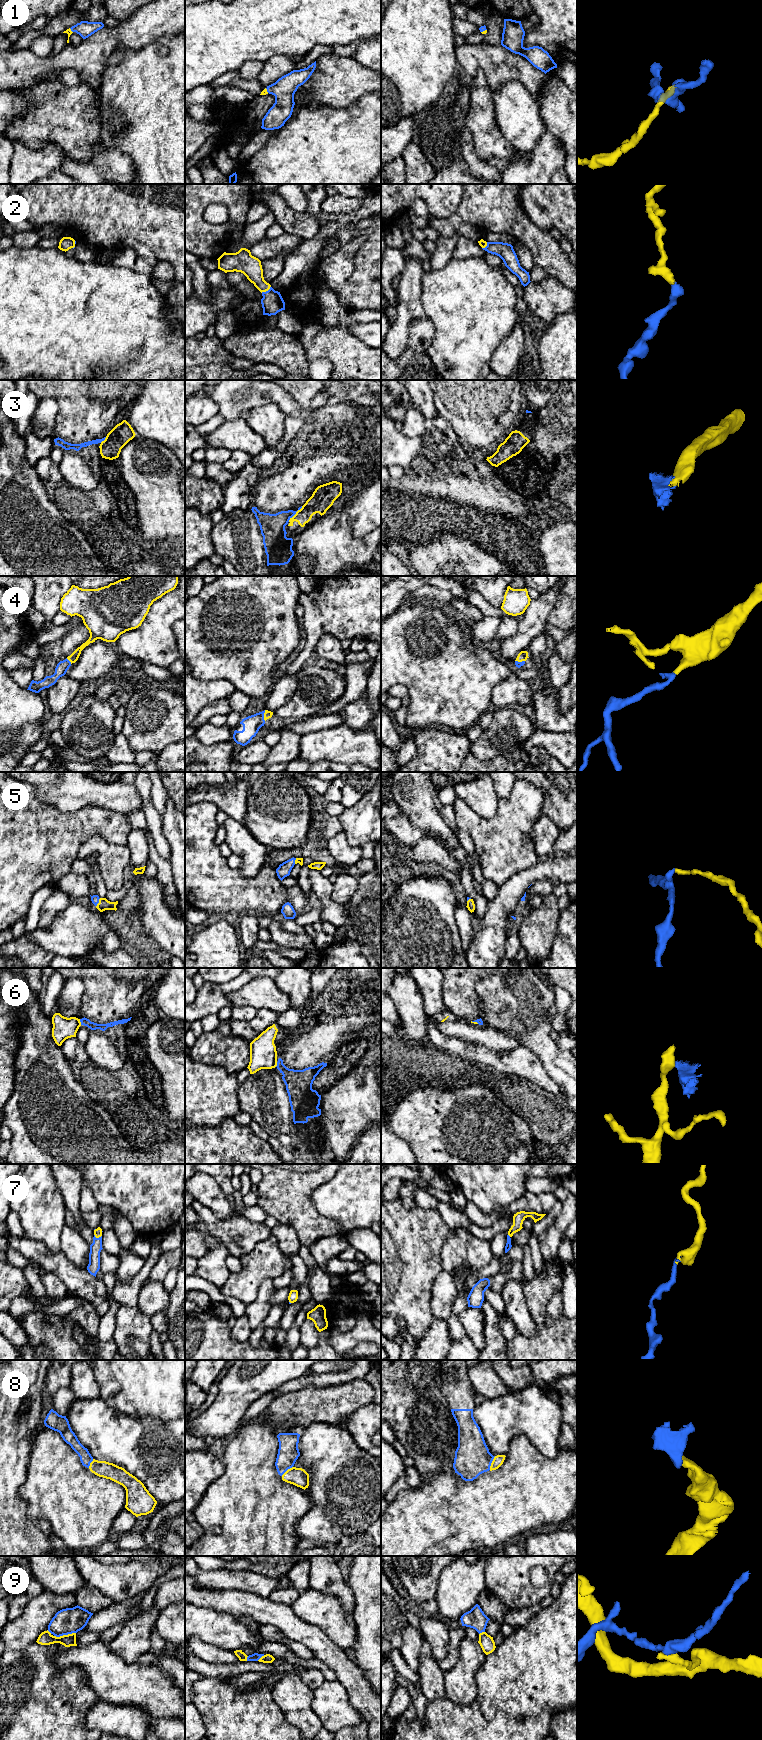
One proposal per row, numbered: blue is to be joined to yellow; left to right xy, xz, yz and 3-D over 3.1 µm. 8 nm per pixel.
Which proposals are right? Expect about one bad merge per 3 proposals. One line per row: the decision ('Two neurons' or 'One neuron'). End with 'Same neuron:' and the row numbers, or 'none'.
1: One neuron
2: One neuron
3: Two neurons
4: One neuron
5: One neuron
6: Two neurons
7: One neuron
8: One neuron
9: Two neurons
Same neuron: 1, 2, 4, 5, 7, 8

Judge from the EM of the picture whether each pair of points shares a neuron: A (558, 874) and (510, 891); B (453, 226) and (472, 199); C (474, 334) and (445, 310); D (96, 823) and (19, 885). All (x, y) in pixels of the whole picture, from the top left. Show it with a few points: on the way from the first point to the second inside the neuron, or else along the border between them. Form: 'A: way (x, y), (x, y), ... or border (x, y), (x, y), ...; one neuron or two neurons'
A: way (546, 874), (533, 874), (522, 881); one neuron
B: way (458, 219), (471, 206); one neuron
C: way (467, 327), (452, 312); one neuron
D: way (77, 830), (71, 833), (38, 866); one neuron

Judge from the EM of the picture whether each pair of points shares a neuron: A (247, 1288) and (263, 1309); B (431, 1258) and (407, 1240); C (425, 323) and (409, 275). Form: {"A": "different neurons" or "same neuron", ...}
{"A": "different neurons", "B": "same neuron", "C": "different neurons"}

